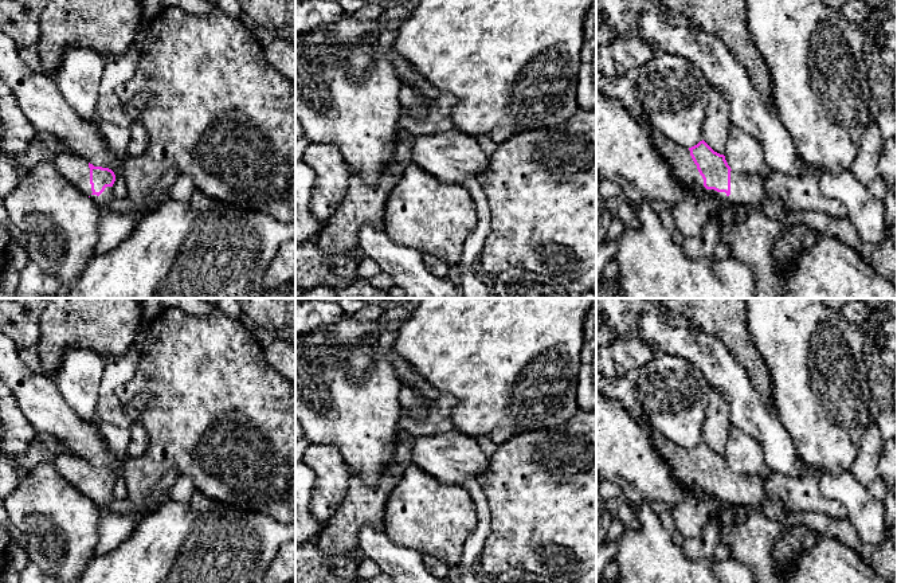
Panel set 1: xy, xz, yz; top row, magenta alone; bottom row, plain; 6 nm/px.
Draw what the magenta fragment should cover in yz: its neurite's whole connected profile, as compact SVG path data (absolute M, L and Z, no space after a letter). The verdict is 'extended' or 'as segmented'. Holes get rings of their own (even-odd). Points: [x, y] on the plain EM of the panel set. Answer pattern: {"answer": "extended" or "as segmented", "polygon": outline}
{"answer": "extended", "polygon": "M639 422L649 429L655 453L670 466L675 481L685 489L729 505L759 509L765 517L787 525L804 524L822 536L847 544L882 579L897 583L897 544L892 527L884 543L870 544L859 539L847 519L831 519L819 512L788 512L776 497L765 492L765 473L749 476L732 472L725 457L714 453L704 441L692 449L682 449L646 422Z"}

